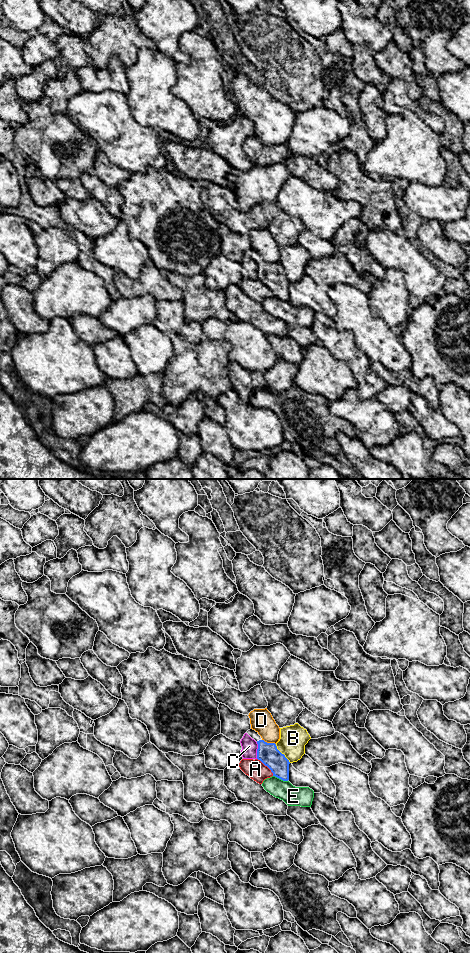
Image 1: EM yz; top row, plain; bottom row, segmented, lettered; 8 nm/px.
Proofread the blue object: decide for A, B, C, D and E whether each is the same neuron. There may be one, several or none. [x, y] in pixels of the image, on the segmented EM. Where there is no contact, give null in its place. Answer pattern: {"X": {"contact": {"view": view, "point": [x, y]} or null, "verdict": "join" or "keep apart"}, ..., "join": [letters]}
{"A": {"contact": {"view": "yz", "point": [266, 765]}, "verdict": "keep apart"}, "B": {"contact": {"view": "yz", "point": [281, 753]}, "verdict": "keep apart"}, "C": {"contact": {"view": "yz", "point": [257, 750]}, "verdict": "keep apart"}, "D": {"contact": {"view": "yz", "point": [269, 743]}, "verdict": "keep apart"}, "E": {"contact": {"view": "yz", "point": [280, 778]}, "verdict": "keep apart"}, "join": []}

